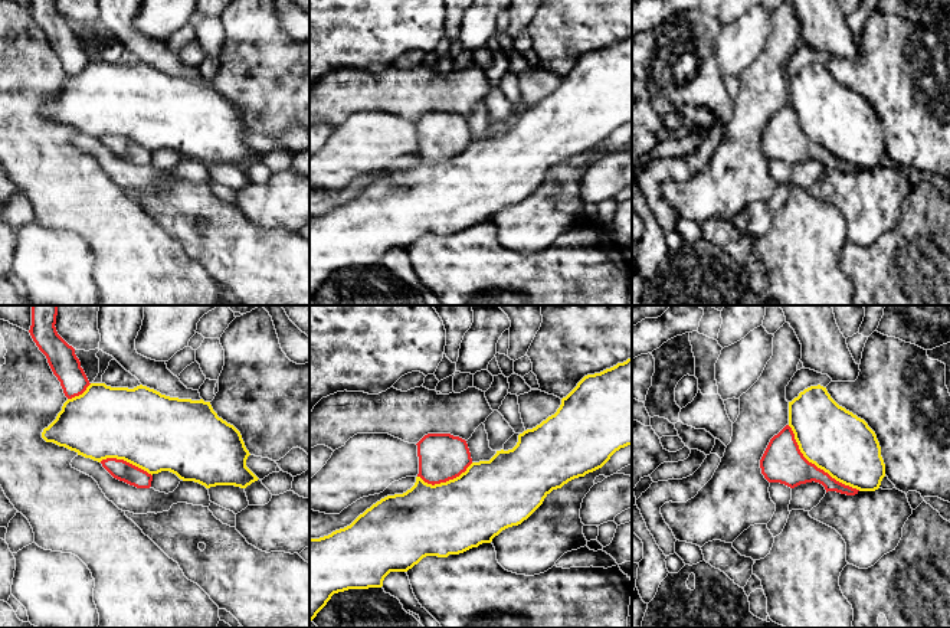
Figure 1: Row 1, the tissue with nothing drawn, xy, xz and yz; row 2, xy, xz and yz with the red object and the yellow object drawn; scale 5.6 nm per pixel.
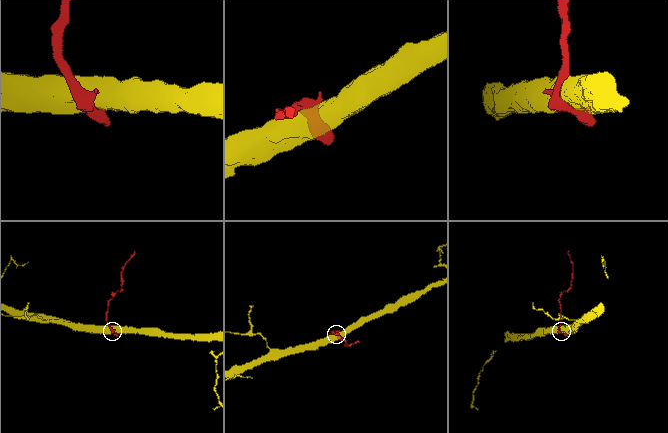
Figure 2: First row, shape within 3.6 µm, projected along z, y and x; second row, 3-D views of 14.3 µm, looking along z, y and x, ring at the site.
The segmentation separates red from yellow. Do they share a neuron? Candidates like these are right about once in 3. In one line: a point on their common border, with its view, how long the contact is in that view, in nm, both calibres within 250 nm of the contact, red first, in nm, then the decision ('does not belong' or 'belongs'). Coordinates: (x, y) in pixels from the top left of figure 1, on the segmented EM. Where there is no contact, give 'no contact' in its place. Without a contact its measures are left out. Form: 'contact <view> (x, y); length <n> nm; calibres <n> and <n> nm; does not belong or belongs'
contact yz (815, 465); length 550 nm; calibres 220 and 360 nm; does not belong

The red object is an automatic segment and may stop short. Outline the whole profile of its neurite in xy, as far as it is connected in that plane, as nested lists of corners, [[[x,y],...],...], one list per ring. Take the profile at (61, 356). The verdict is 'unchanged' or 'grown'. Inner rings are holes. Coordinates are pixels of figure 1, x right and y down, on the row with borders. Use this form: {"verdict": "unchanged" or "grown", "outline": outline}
{"verdict": "unchanged", "outline": [[[32,305],[30,336],[46,356],[68,399],[82,395],[91,385],[75,349],[56,331],[58,305]]]}

